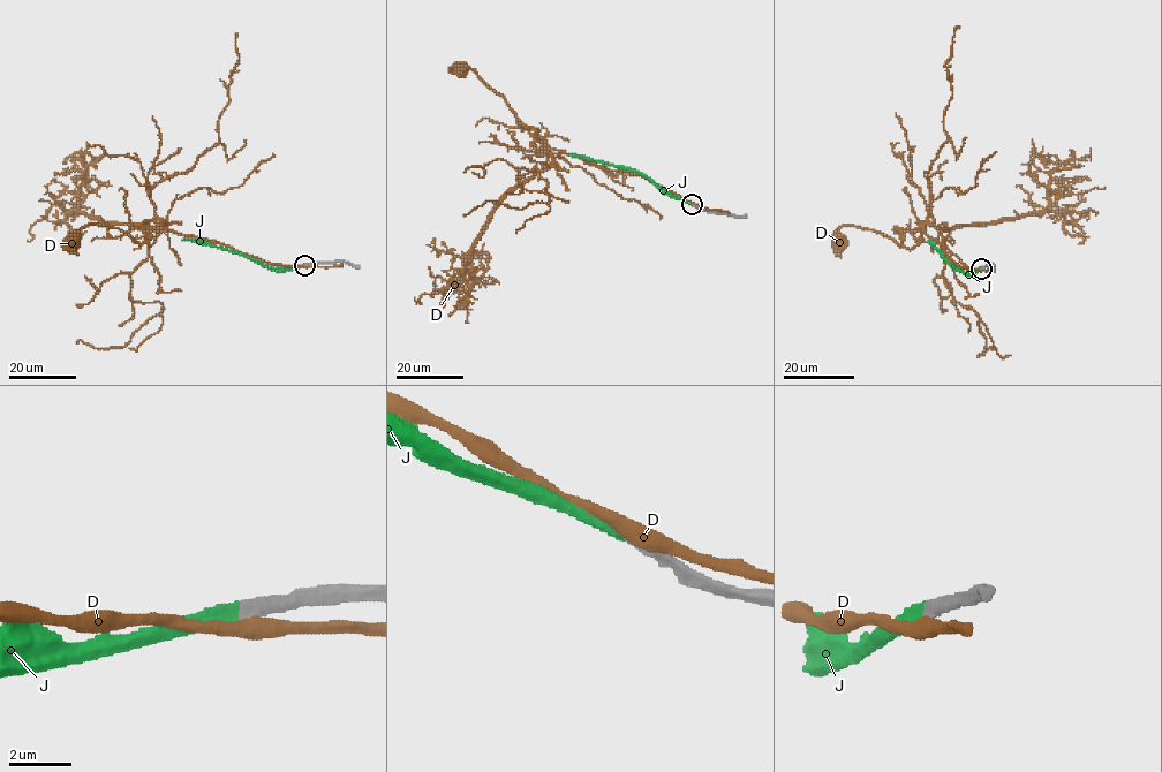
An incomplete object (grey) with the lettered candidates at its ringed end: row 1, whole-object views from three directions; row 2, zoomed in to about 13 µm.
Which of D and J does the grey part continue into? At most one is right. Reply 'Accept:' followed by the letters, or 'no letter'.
Accept: J

